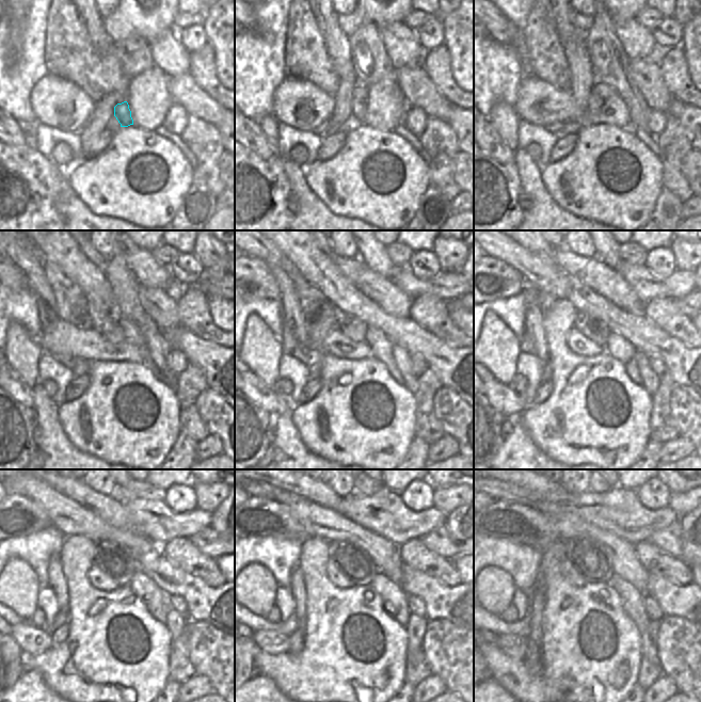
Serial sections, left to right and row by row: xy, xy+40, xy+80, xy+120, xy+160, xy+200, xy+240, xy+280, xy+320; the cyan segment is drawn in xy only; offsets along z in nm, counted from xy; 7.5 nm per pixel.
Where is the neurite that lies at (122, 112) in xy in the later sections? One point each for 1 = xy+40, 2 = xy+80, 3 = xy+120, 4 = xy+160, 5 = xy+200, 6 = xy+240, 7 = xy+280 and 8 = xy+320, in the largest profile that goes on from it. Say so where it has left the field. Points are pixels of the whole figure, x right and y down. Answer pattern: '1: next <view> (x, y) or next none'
1: next xy+40 (359, 106)
2: next xy+80 (594, 102)
3: next xy+120 (111, 330)
4: next xy+160 (353, 329)
5: next xy+200 (594, 330)
6: next xy+240 (111, 564)
7: next xy+280 (350, 564)
8: next xy+320 (587, 562)

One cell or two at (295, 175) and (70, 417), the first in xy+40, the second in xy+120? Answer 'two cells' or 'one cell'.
two cells

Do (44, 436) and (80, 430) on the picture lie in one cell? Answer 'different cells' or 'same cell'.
different cells

